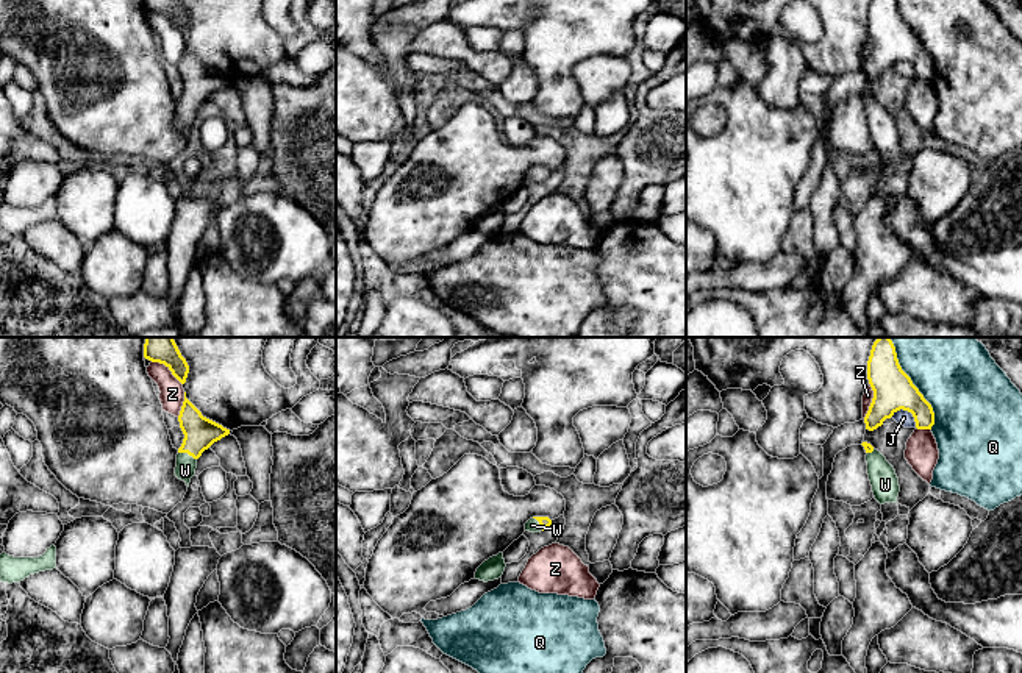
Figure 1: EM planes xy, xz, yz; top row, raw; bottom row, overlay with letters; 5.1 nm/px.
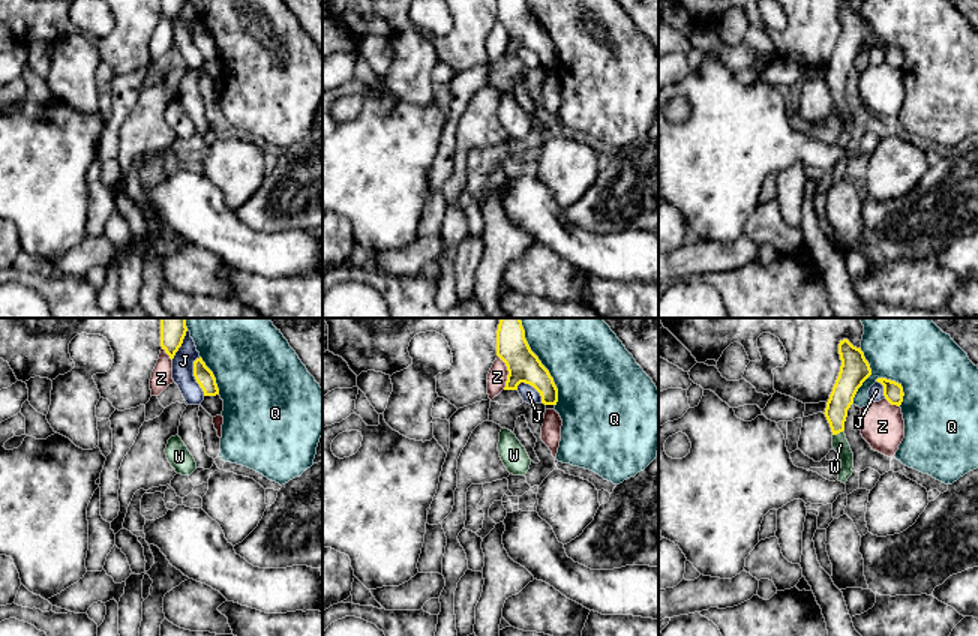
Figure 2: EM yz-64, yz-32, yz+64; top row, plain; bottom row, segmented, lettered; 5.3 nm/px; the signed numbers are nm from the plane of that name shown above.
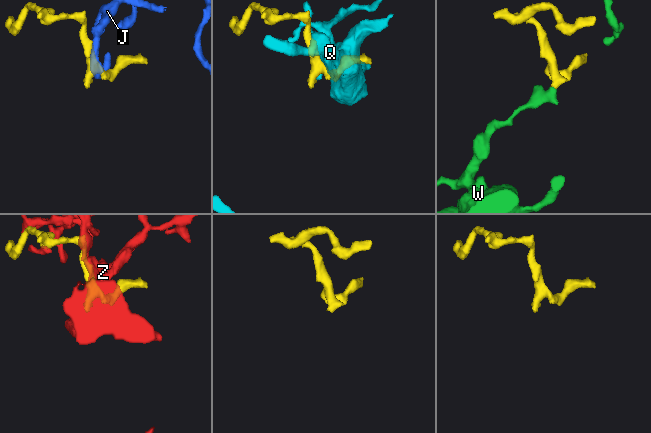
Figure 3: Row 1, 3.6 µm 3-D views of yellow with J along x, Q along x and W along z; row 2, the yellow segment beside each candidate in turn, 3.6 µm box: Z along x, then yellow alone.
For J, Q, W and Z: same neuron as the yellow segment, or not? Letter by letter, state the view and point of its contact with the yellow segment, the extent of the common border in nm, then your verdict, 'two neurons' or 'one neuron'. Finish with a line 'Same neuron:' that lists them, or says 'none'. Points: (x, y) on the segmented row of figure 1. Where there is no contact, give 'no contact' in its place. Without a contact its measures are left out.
J: meets yellow in yz at (908, 411); contact 150 nm long; two neurons
Q: meets yellow in yz at (911, 383); contact 500 nm long; two neurons
W: meets yellow in xy at (188, 453); contact 100 nm long; one neuron
Z: meets yellow in yz at (872, 402); contact 190 nm long; two neurons
Same neuron: W

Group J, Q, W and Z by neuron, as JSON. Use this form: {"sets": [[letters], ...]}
{"sets": [["J"], ["Q"], ["W"], ["Z"]]}

